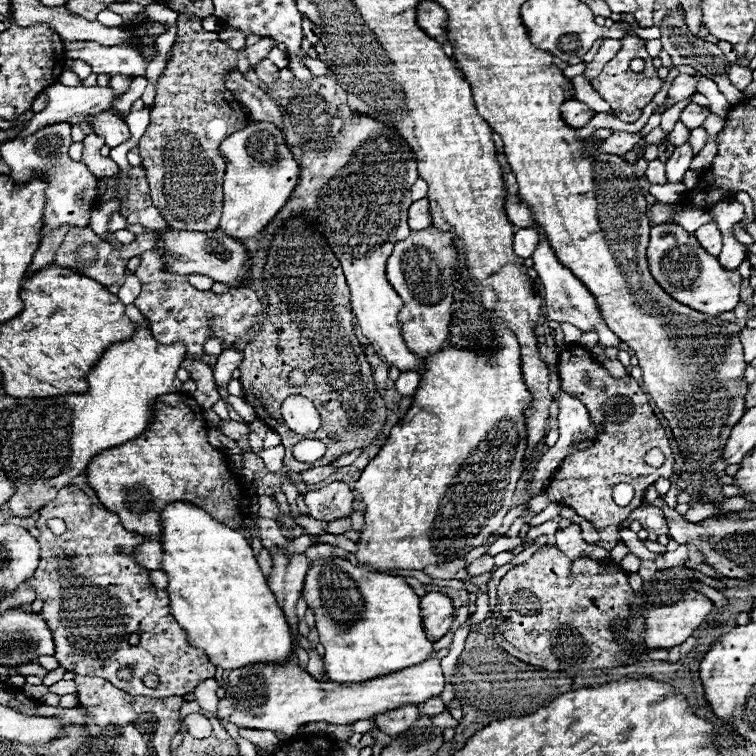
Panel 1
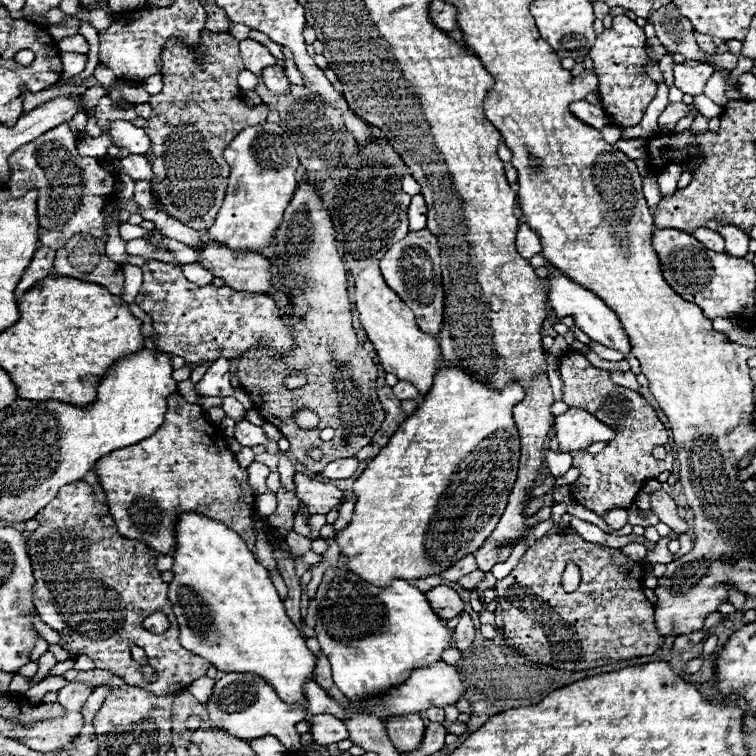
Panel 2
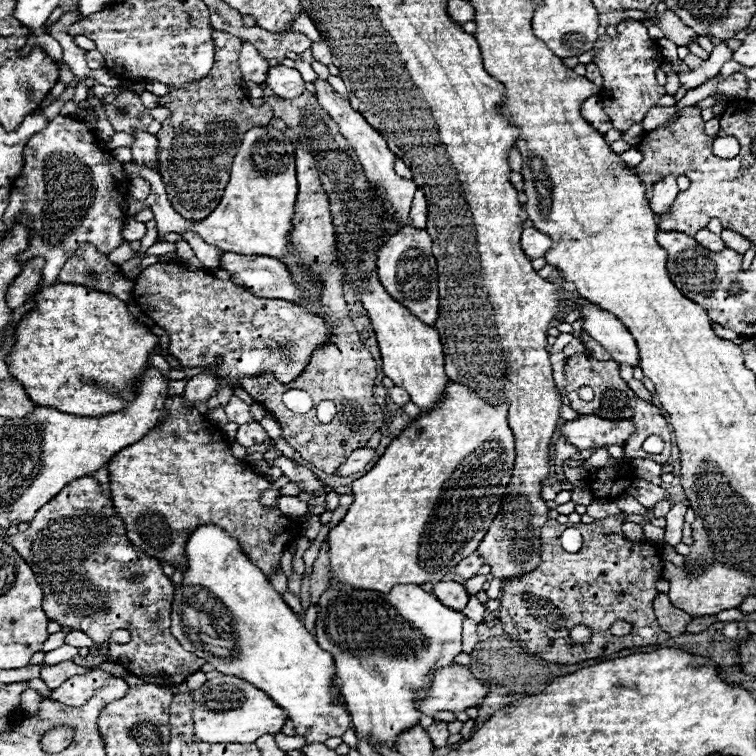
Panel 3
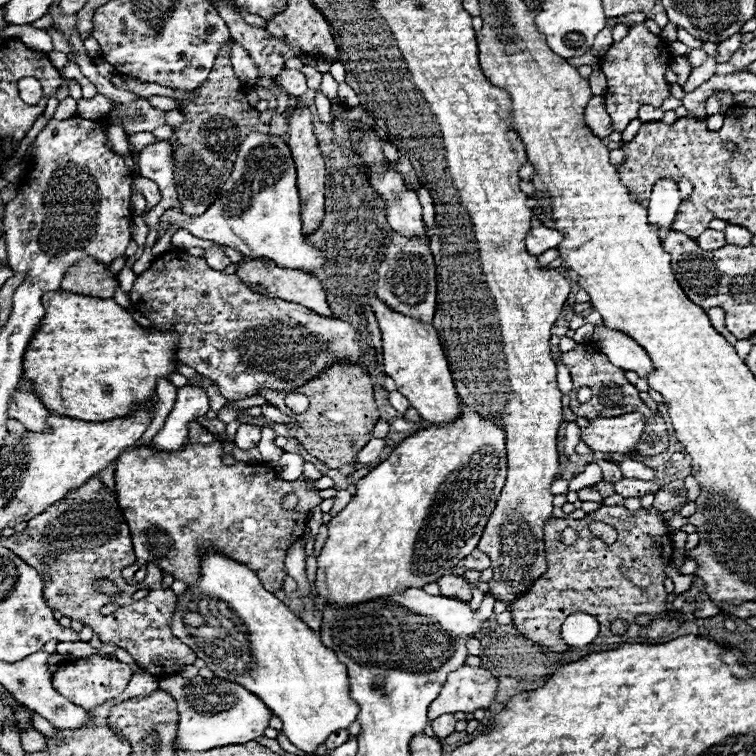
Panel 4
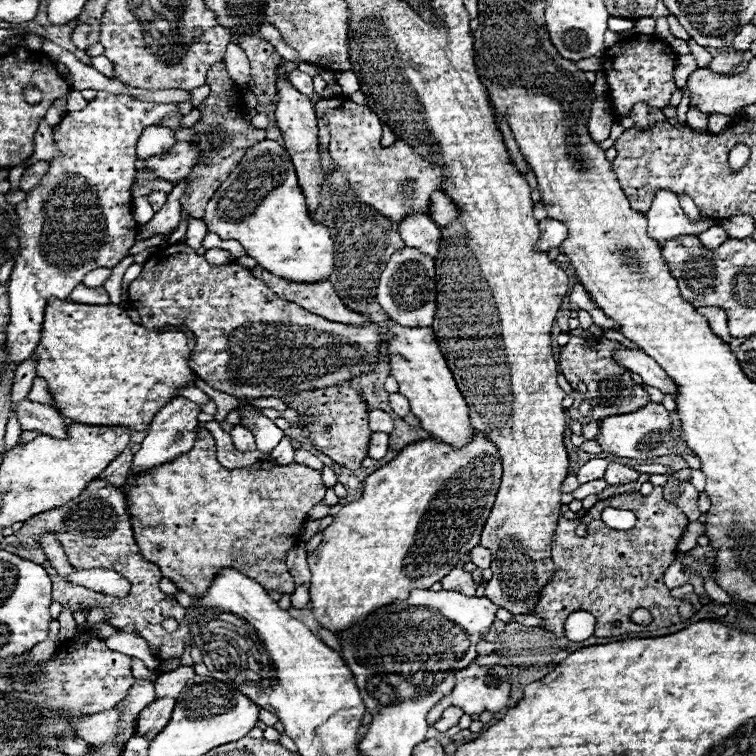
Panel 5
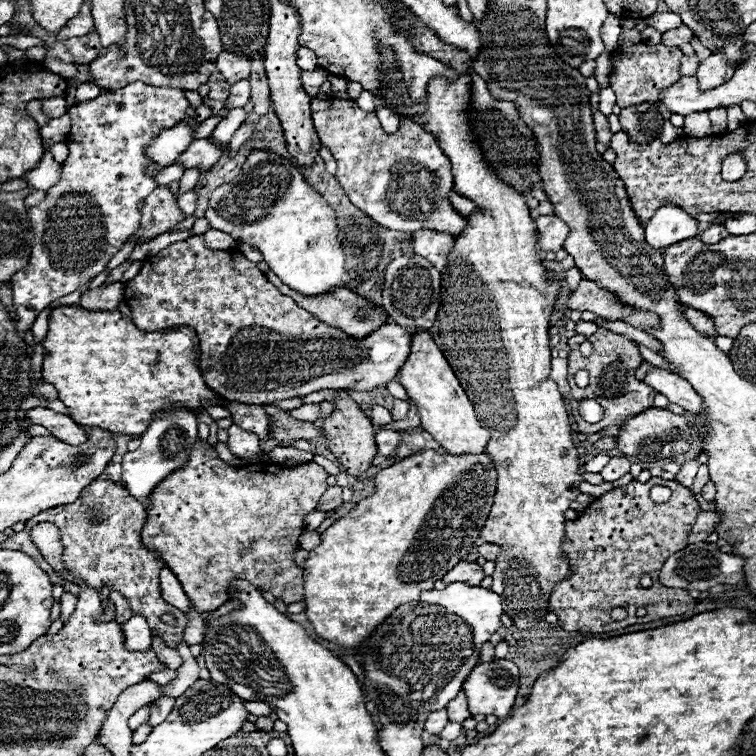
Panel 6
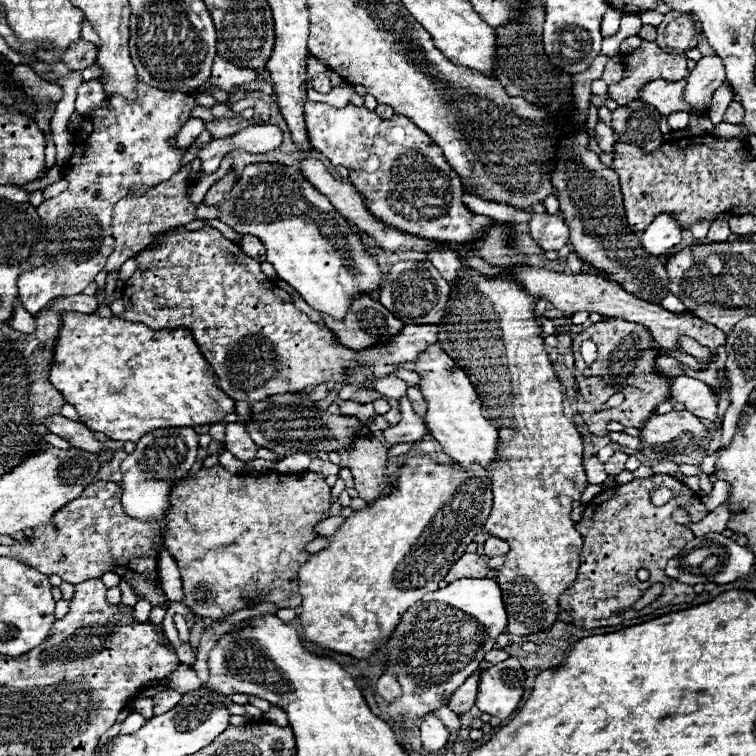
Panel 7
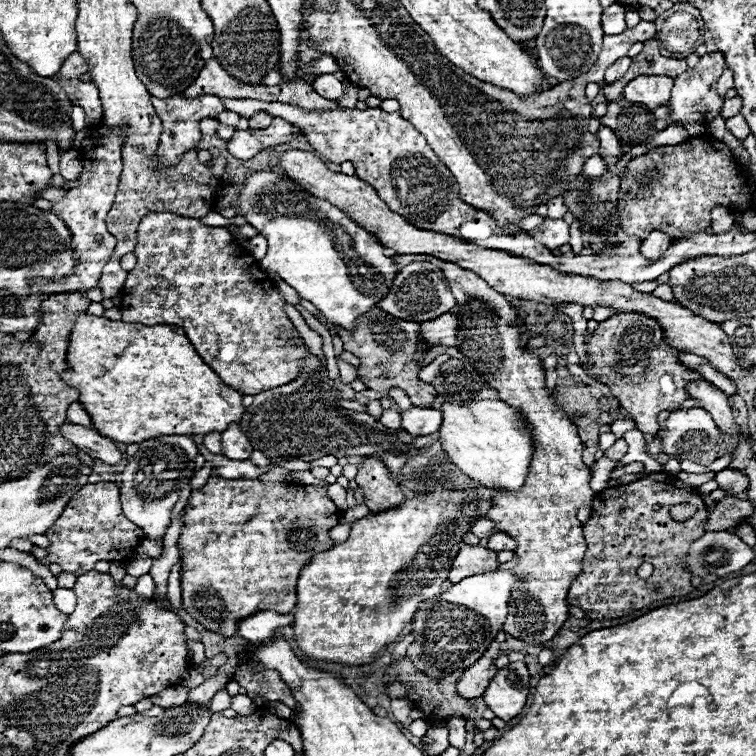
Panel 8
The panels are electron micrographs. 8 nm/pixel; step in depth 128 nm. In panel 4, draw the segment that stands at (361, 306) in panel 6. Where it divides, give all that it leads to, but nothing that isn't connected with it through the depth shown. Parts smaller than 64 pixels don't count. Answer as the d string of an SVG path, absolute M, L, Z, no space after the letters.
M242 260L236 274L244 280L244 284L256 288L256 292L272 296L272 298L282 298L288 302L296 302L302 304L306 308L310 308L312 312L326 316L326 318L334 318L334 314L330 312L330 306L326 302L326 292L320 280L316 280L314 276L306 274L306 272L292 272L288 268L276 268L276 264L272 264L270 260Z

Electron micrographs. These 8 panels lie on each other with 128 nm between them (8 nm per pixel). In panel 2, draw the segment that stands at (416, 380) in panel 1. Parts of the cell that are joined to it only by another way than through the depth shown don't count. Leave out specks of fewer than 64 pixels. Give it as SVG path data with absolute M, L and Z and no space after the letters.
M398 382L394 388L392 388L392 392L394 392L394 396L398 398L398 400L418 400L418 394L416 394L416 388L412 388L412 384L408 384L408 382Z

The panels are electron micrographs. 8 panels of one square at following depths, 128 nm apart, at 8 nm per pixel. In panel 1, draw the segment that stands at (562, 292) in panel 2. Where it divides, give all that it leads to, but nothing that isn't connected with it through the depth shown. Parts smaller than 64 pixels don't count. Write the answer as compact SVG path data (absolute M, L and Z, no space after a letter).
M540 234L540 244L538 244L538 250L534 252L532 258L534 258L534 270L538 272L538 278L544 284L544 292L546 292L544 304L546 304L548 320L570 322L570 324L578 326L582 332L596 332L602 346L606 346L606 348L616 346L618 348L622 344L622 340L606 326L606 322L600 314L600 308L596 304L596 298L588 292L588 288L584 288L584 284L580 284L580 280L576 280L576 276L572 276L572 272L568 272L568 268L564 268L556 260L556 256L554 256L544 234Z

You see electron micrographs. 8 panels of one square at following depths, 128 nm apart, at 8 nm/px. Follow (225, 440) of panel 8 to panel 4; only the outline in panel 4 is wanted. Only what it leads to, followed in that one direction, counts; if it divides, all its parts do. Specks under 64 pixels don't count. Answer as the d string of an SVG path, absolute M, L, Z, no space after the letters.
M242 424L236 430L234 444L238 448L242 448L242 450L250 450L250 448L256 448L258 446L258 440L260 440L260 428L258 426L252 426L252 424Z

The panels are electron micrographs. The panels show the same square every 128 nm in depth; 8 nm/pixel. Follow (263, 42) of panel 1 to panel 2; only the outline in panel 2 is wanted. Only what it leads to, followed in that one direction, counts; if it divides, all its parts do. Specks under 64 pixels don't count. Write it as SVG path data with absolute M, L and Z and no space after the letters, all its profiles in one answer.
M248 38L240 40L240 52L242 52L242 58L244 58L246 70L254 72L256 76L260 76L266 66L276 64L276 58L260 42L254 42L254 40L248 40Z

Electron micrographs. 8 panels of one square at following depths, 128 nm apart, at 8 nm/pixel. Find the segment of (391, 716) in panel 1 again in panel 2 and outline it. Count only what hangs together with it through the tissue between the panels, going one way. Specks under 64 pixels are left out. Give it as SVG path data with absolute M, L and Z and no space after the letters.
M398 716L396 720L386 720L386 730L396 750L402 754L420 748L424 738L424 722L420 716Z

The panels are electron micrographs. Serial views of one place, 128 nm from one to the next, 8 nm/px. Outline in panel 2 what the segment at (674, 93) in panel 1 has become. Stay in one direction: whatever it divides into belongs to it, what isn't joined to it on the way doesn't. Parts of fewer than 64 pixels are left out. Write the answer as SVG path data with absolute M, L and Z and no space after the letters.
M674 64L674 86L680 88L684 94L698 96L704 92L704 86L708 78L712 76L714 66L712 64L698 64L698 66L688 66L688 64Z

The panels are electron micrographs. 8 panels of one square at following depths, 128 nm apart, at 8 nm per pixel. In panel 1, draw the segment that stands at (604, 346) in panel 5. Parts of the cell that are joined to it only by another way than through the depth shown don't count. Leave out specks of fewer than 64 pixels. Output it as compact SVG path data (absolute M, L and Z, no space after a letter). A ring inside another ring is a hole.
M578 346L574 352L562 352L558 364L558 374L562 382L562 390L570 396L582 400L592 416L592 422L600 428L600 436L594 440L594 446L588 450L572 452L566 456L554 476L554 480L548 486L550 500L556 500L558 504L570 506L576 510L578 516L590 520L596 530L600 532L602 540L598 546L604 546L606 550L612 550L618 542L618 522L624 522L634 508L642 504L644 492L650 484L654 484L660 476L670 478L674 474L674 458L666 432L660 424L660 420L654 416L646 394L640 390L638 382L634 378L614 380L604 366L594 362L590 354ZM660 448L665 456L664 466L652 468L646 464L644 456L648 450ZM620 482L626 482L634 486L634 498L628 506L620 508L612 500L612 488Z

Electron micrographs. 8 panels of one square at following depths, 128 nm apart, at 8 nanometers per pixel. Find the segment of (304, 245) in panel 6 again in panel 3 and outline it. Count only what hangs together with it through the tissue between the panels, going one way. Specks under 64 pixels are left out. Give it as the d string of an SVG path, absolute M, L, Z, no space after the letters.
M264 126L250 128L244 134L242 146L238 148L232 162L232 174L224 190L224 196L212 212L212 216L204 220L186 220L172 208L158 172L146 166L138 166L134 162L126 162L124 168L128 168L130 178L140 176L152 184L152 192L146 200L127 197L124 200L124 210L128 212L128 216L134 216L142 208L152 208L158 224L158 242L162 242L162 238L170 232L196 232L202 236L206 244L218 246L224 252L236 252L244 256L272 256L278 260L290 254L288 236L292 232L298 182L294 168L294 146L280 130Z

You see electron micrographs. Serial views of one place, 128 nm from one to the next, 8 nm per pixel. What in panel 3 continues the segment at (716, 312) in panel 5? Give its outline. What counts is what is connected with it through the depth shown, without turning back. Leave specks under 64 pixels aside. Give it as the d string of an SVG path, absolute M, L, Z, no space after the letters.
M713 323L712 328L714 330L714 333L718 337L725 339L725 340L733 341L734 343L741 344L744 340L747 339L746 337L744 337L740 334L737 334L736 332L734 332L730 329L724 328L723 326L719 325L718 323Z

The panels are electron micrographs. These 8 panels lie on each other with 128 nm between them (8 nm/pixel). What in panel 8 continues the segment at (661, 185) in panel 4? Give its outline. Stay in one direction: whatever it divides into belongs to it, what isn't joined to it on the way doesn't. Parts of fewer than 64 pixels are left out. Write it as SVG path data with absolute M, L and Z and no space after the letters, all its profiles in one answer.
M652 232L648 238L642 240L640 254L646 260L658 260L670 244L672 244L672 240L668 240L668 236L664 236L664 232Z

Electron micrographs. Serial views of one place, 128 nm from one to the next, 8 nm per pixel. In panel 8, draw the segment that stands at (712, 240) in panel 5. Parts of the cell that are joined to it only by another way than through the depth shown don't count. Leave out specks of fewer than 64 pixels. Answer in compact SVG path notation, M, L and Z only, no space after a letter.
M714 206L712 208L712 232L714 234L724 234L724 232L730 232L732 226L734 226L734 218L736 214L726 208L726 206Z

